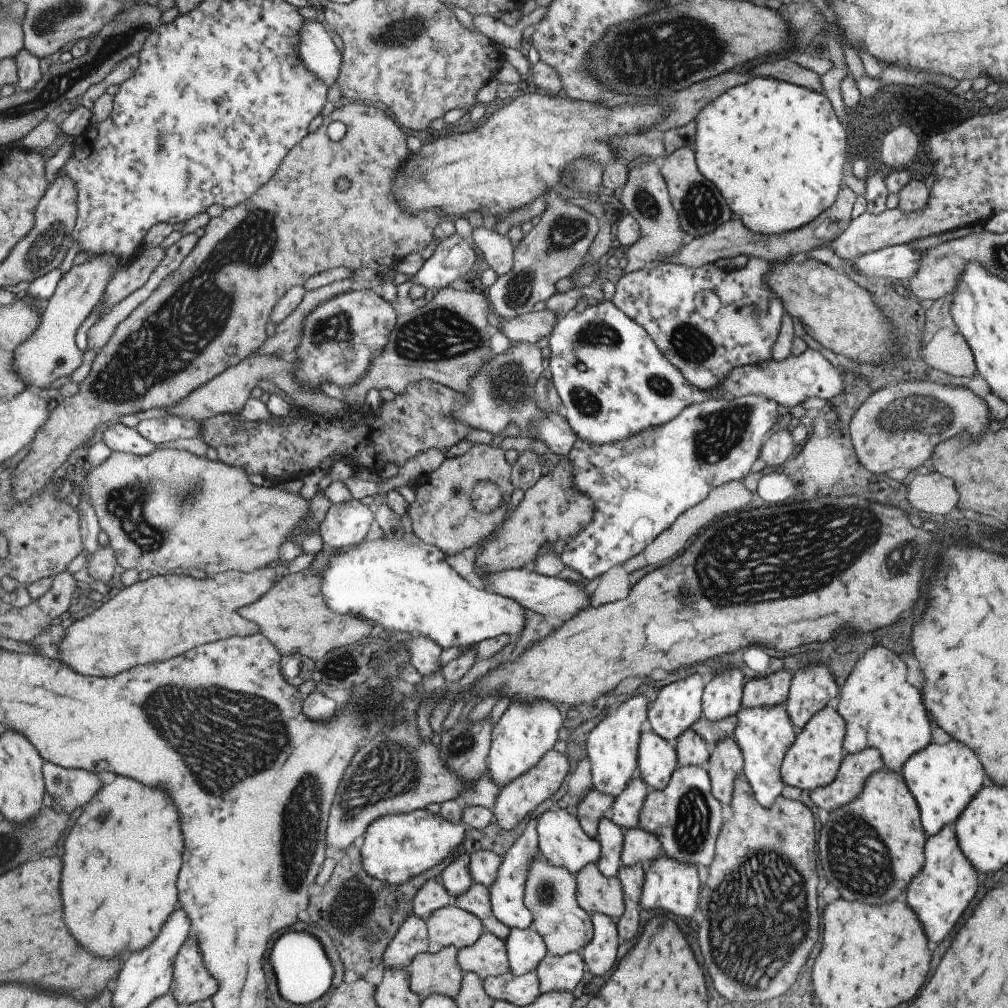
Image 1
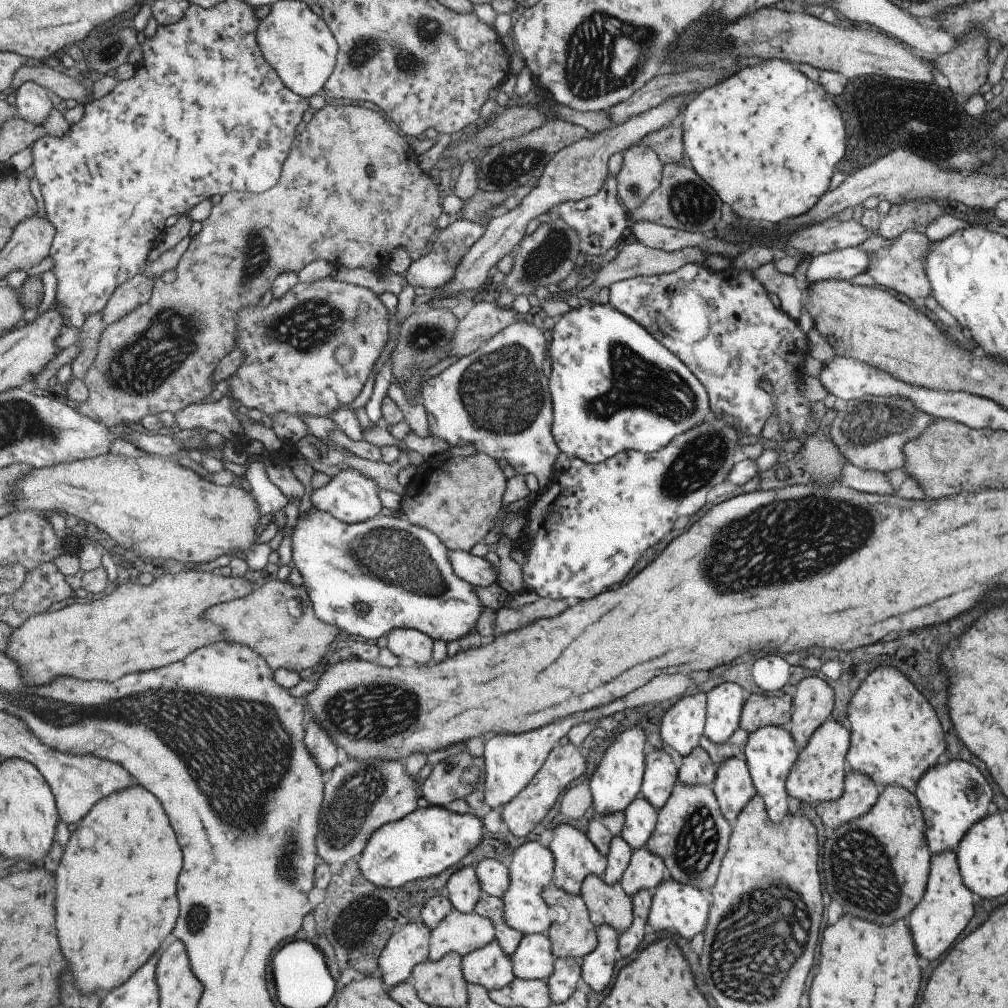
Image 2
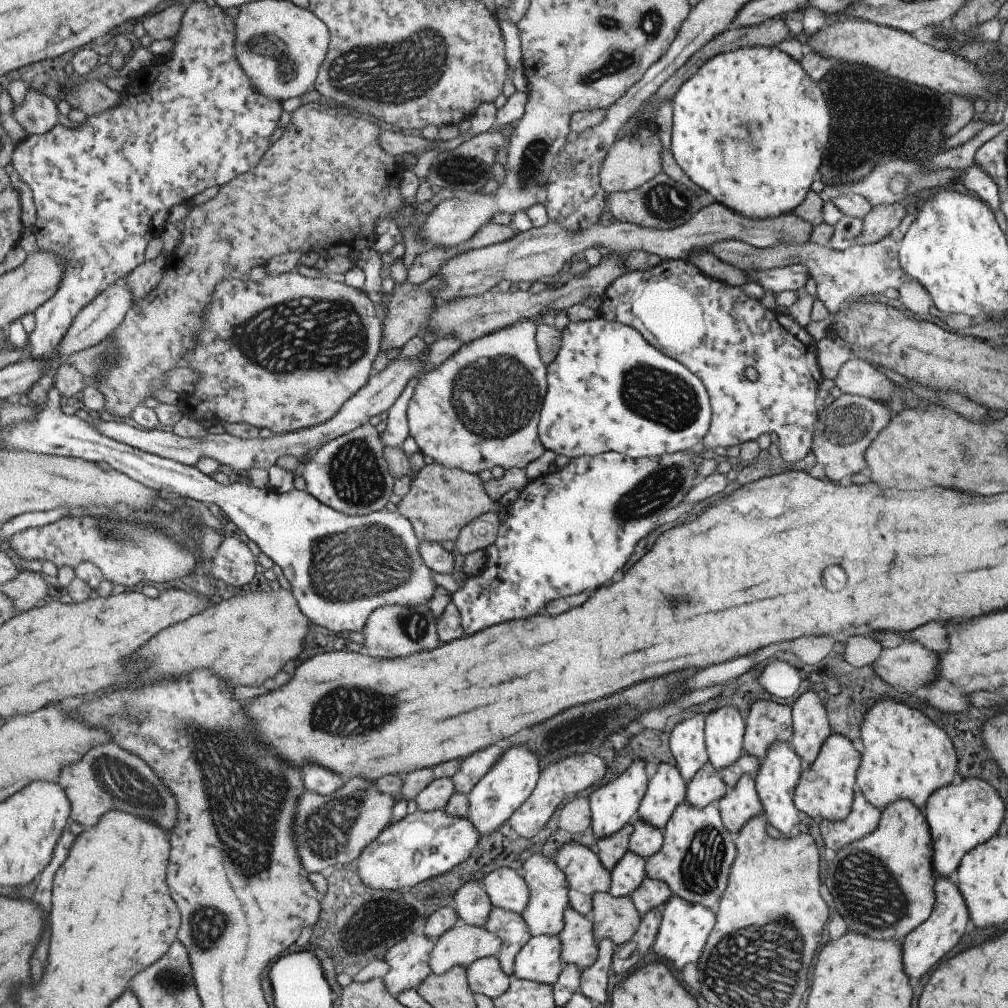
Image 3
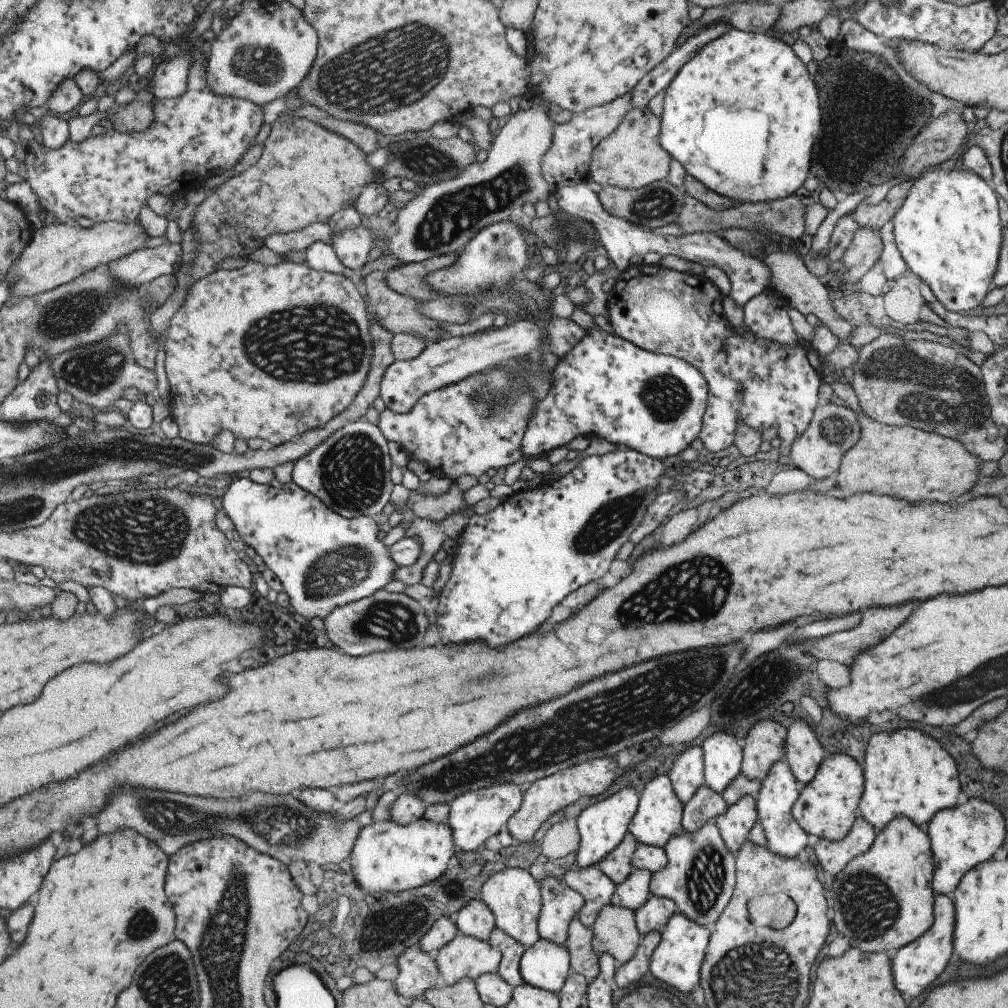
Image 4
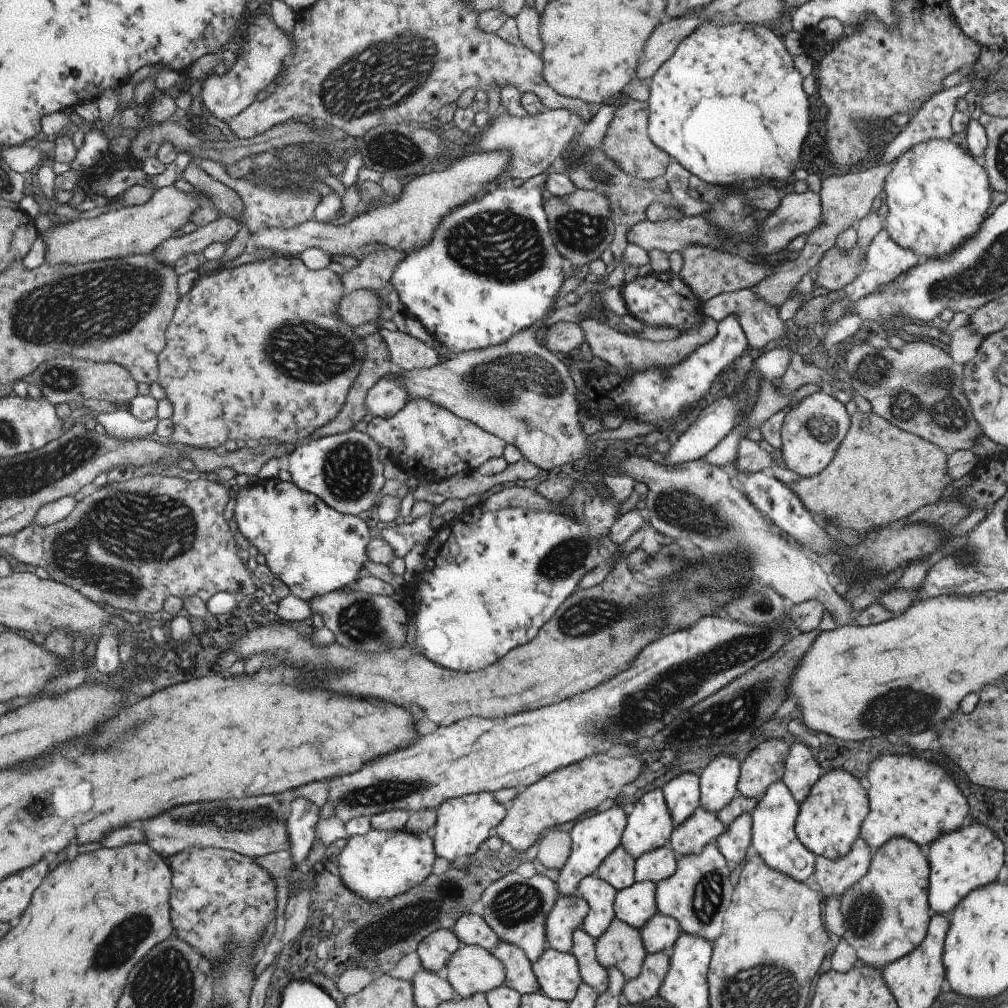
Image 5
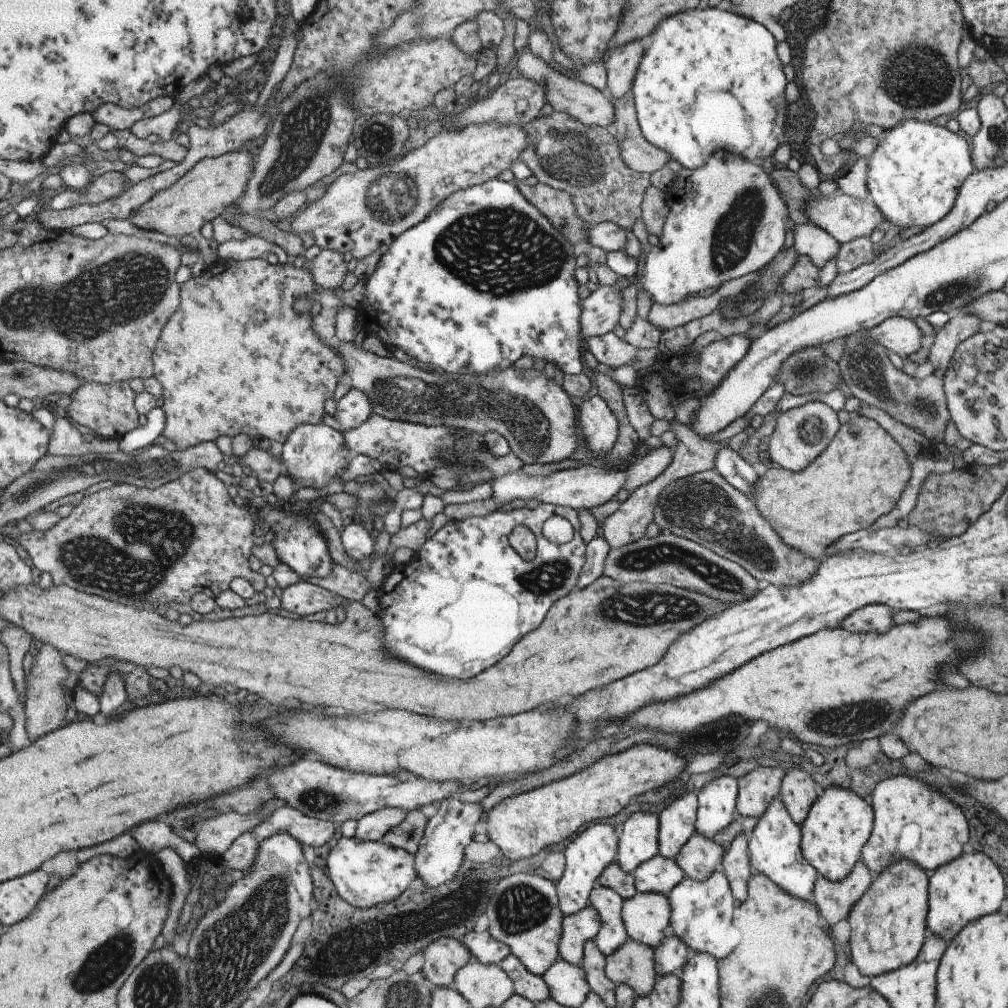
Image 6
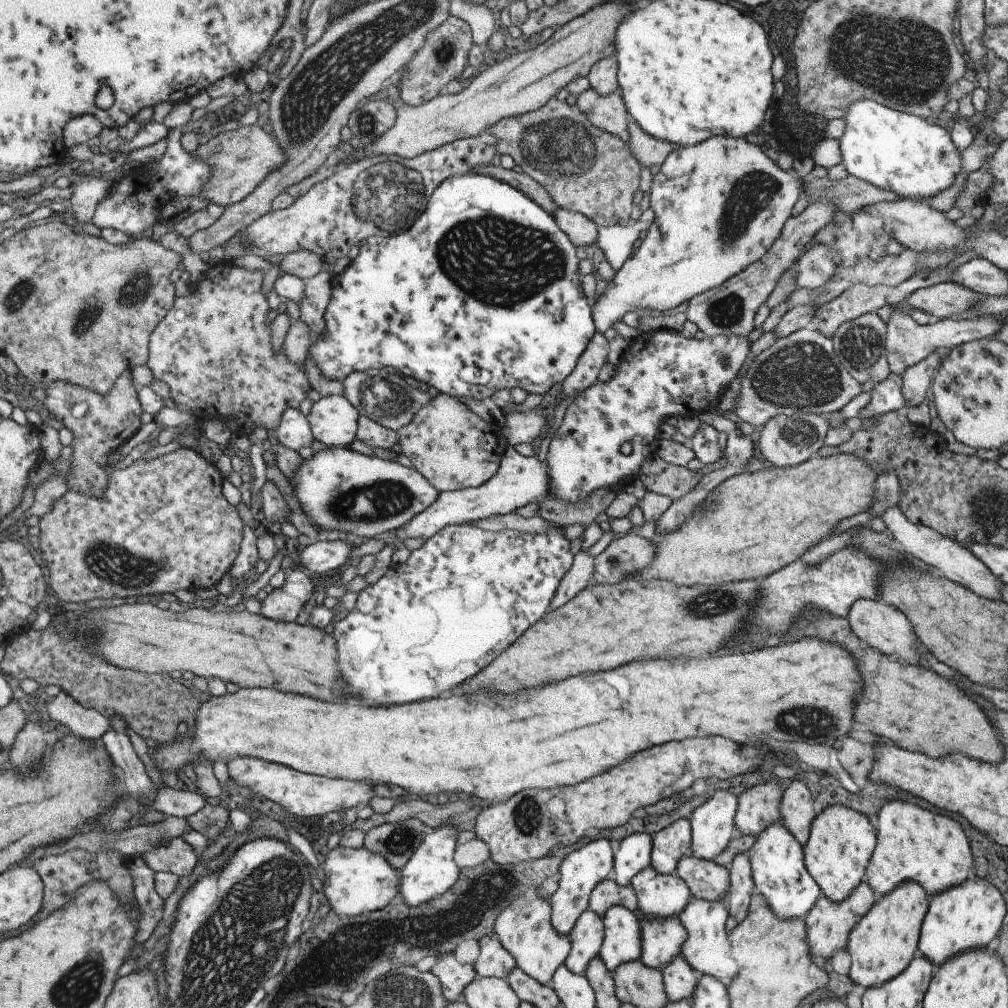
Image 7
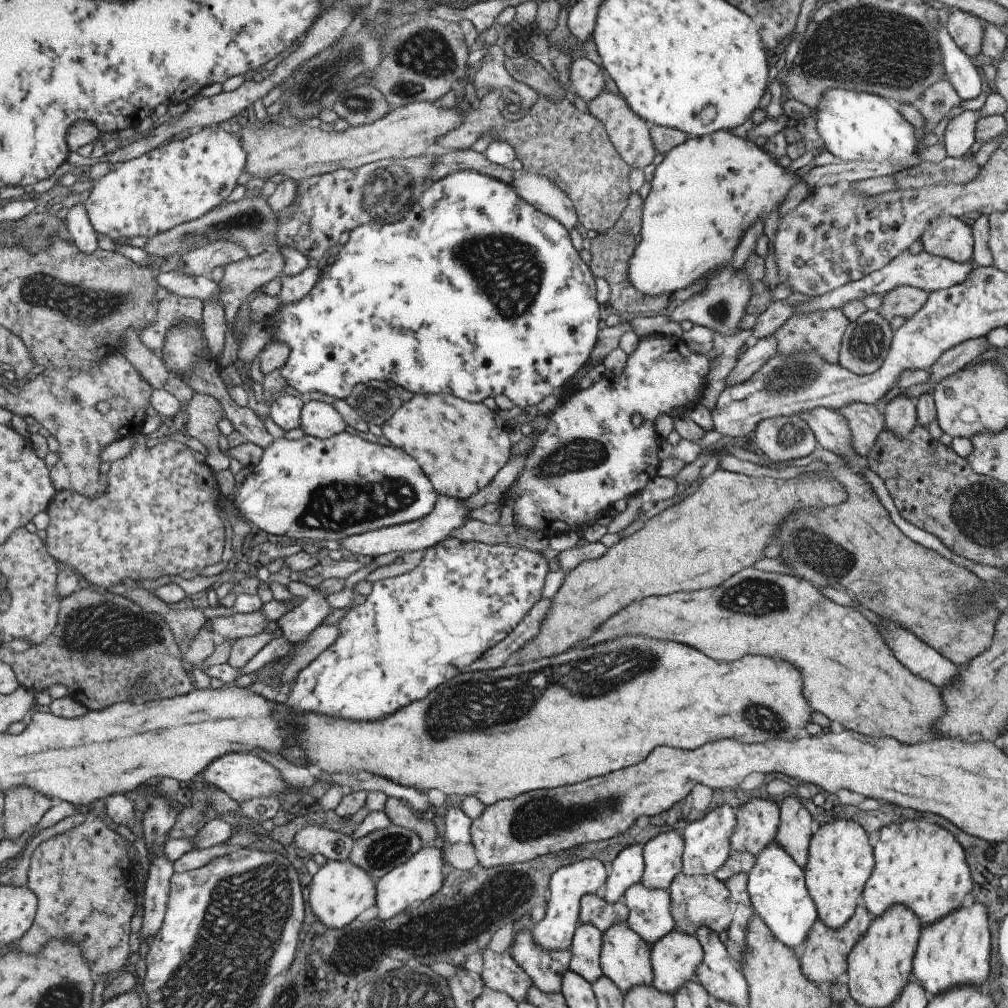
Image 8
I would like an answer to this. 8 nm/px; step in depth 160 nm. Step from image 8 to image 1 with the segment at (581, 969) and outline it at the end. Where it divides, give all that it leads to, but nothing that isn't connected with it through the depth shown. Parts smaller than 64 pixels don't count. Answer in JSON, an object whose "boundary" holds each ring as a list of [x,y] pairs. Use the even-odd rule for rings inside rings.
{"boundary":[[[528,816],[530,819],[526,822],[523,832],[515,839],[515,842],[503,853],[503,860],[499,865],[497,874],[493,882],[488,886],[490,909],[493,916],[504,924],[508,929],[515,927],[516,929],[531,928],[531,915],[528,908],[522,901],[524,895],[524,880],[530,860],[537,855],[541,855],[538,850],[538,840],[536,833],[536,820]]]}

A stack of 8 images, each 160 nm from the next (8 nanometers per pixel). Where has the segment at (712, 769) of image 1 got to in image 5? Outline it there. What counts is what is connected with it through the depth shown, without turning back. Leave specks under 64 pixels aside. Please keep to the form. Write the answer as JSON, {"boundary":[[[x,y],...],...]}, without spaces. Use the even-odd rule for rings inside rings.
{"boundary":[[[750,813],[737,815],[715,840],[730,871],[741,862],[750,844],[751,823]]]}

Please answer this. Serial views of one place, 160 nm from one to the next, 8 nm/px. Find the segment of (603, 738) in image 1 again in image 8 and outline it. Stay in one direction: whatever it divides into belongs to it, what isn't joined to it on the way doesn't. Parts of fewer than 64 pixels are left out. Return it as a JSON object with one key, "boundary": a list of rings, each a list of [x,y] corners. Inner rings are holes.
{"boundary":[[[585,857],[561,865],[548,880],[546,911],[543,918],[531,928],[533,942],[546,951],[570,948],[571,939],[578,922],[580,898],[593,893],[601,897],[605,886],[607,868],[597,857]]]}

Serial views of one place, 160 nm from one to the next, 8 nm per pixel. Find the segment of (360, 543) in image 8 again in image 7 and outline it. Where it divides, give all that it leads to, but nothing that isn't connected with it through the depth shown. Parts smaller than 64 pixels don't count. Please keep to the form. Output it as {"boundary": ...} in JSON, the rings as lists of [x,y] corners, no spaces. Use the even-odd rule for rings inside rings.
{"boundary":[[[511,446],[505,447],[498,469],[489,480],[478,487],[469,487],[451,492],[440,492],[425,510],[416,514],[408,523],[401,528],[393,530],[384,536],[386,542],[392,540],[397,546],[405,538],[419,537],[427,540],[444,526],[462,525],[471,520],[481,520],[487,516],[507,514],[529,502],[539,504],[543,499],[550,496],[550,476],[546,462],[541,462],[536,454],[530,457],[519,455]]]}

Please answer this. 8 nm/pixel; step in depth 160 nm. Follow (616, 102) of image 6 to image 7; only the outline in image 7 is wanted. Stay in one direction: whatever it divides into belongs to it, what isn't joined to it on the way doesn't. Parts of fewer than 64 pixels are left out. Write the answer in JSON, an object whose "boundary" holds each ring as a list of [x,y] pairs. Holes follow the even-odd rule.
{"boundary":[[[631,118],[626,125],[628,151],[641,167],[659,166],[668,157],[668,154],[677,147],[649,136]]]}

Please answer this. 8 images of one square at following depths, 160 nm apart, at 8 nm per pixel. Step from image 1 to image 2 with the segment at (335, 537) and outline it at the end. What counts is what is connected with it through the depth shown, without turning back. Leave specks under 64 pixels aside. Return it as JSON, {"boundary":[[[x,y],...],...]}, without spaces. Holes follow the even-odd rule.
{"boundary":[[[262,460],[250,463],[244,476],[249,484],[249,494],[257,504],[259,519],[285,506],[287,499],[266,477]],[[349,467],[329,477],[330,480],[325,486],[311,492],[309,502],[311,502],[313,508],[323,510],[323,512],[331,514],[335,520],[345,522],[345,524],[363,522],[363,520],[374,518],[380,514],[382,506],[377,497],[377,491],[379,492],[380,489],[373,480],[363,476],[359,470],[353,470],[353,468]]]}

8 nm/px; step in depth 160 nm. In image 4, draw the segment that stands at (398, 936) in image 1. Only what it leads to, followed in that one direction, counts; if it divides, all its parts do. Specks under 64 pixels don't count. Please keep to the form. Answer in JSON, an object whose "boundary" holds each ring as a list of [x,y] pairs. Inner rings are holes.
{"boundary":[[[417,945],[407,947],[398,955],[395,968],[396,993],[412,1000],[422,997],[425,990],[438,986],[441,981],[432,955]]]}

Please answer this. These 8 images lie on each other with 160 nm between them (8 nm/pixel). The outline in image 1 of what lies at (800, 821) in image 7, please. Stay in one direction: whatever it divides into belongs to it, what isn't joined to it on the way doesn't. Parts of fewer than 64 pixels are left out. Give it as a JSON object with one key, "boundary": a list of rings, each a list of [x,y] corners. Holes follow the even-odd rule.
{"boundary":[[[825,664],[799,667],[790,676],[785,710],[796,731],[805,726],[814,712],[820,711],[828,700],[838,695],[839,685]]]}

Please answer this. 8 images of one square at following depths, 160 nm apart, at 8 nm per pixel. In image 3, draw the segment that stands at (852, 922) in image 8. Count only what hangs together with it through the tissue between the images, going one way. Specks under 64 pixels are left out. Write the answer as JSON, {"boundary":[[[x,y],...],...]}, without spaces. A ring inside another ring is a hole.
{"boundary":[[[855,790],[848,815],[845,818],[836,821],[827,819],[818,821],[825,848],[829,847],[837,852],[839,847],[868,835],[877,826],[880,811],[865,800],[859,790]]]}

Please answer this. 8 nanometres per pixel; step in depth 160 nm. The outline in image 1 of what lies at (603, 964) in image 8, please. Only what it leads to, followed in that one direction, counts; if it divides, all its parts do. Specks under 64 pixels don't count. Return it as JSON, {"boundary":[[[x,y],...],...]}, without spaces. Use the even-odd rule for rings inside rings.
{"boundary":[[[565,809],[543,811],[536,820],[538,850],[548,863],[566,868],[571,874],[580,871],[583,866],[595,863],[600,853],[600,844],[596,838],[587,836],[581,830],[578,820]]]}

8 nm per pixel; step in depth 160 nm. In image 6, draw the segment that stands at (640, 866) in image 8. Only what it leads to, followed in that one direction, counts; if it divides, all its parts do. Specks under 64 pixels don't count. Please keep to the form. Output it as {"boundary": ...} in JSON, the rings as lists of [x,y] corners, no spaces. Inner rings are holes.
{"boundary":[[[635,811],[623,822],[615,862],[624,873],[633,872],[636,866],[658,854],[658,816],[648,811]]]}

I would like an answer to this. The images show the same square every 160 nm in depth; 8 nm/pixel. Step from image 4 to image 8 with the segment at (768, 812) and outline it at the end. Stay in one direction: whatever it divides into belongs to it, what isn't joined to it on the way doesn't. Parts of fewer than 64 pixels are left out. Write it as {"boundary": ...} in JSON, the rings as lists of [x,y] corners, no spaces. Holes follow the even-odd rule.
{"boundary":[[[775,840],[767,843],[756,854],[753,866],[746,874],[746,889],[755,914],[760,916],[760,919],[767,925],[773,937],[793,950],[799,944],[803,944],[813,921],[818,918],[816,915],[816,906],[812,896],[809,896],[804,883],[804,869]]]}

